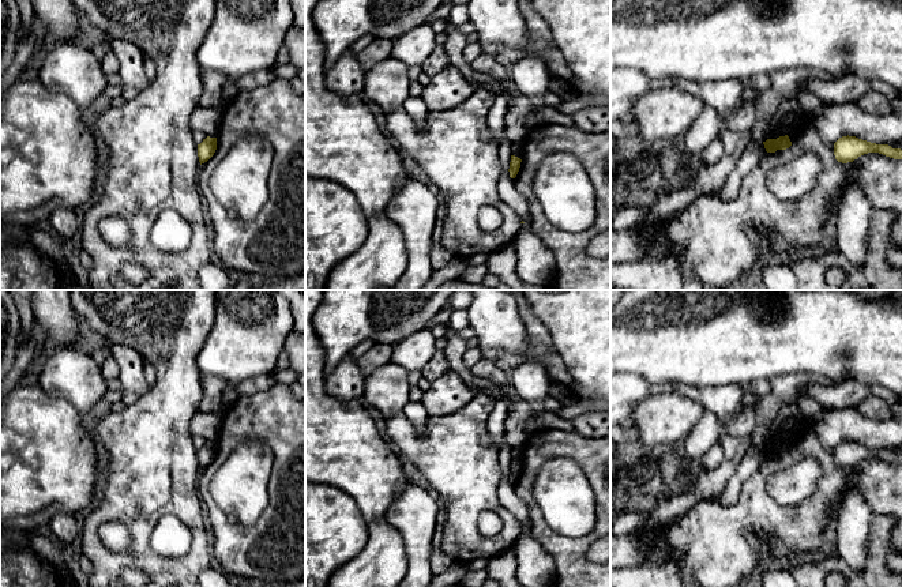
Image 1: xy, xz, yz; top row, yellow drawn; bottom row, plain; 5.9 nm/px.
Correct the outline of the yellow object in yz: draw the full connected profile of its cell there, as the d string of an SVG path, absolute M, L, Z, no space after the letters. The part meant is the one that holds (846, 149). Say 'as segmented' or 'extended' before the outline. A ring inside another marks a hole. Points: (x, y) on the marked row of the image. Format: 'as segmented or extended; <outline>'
as segmented; M842 136L834 143L834 155L838 162L853 162L868 153L879 153L894 159L902 159L902 150L888 144L876 144L856 136Z

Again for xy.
as segmented; M207 136L200 144L198 144L198 157L200 165L207 162L217 150L217 138Z

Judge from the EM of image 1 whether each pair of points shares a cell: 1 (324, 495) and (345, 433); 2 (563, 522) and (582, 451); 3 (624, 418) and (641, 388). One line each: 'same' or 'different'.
1: different
2: different
3: same

